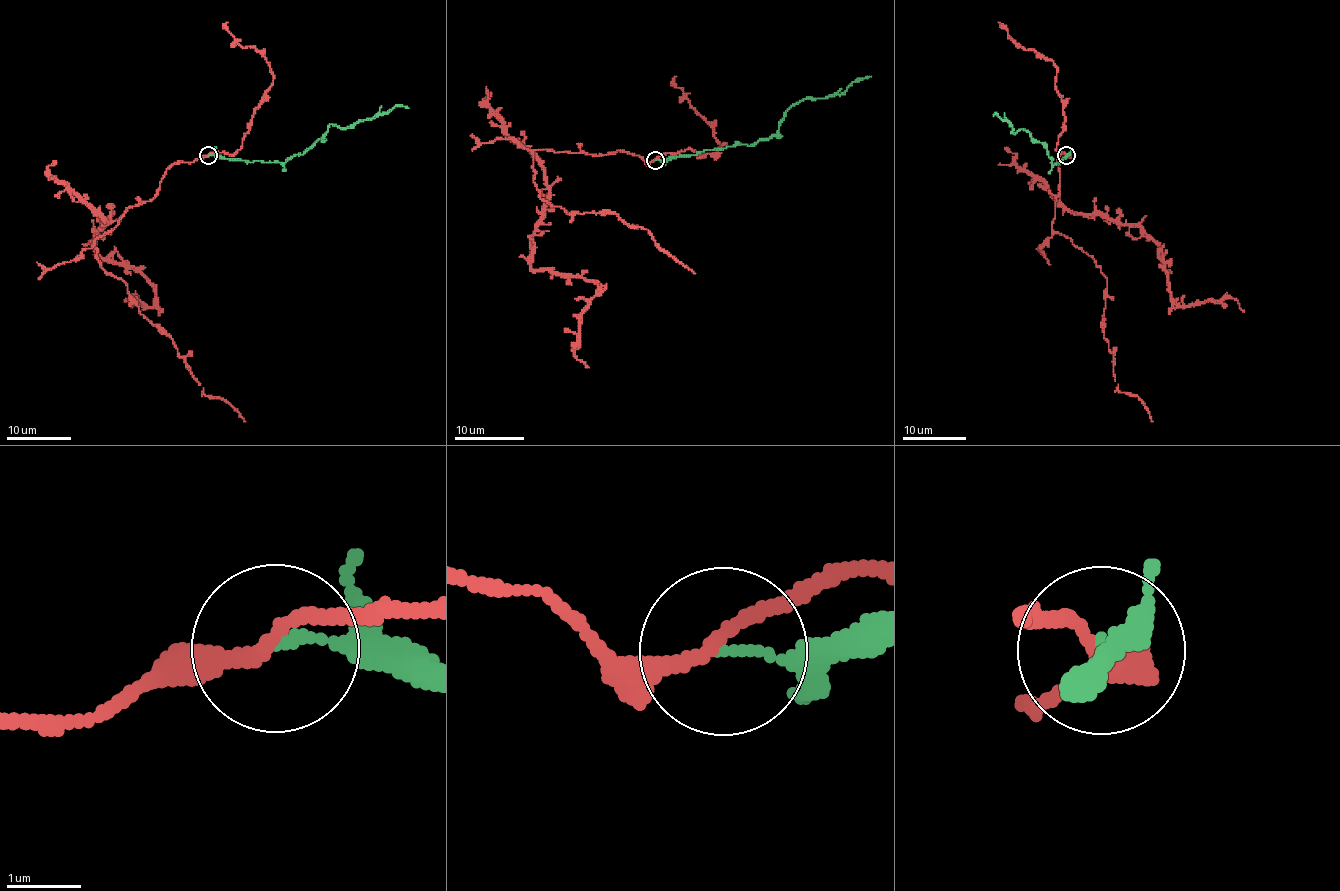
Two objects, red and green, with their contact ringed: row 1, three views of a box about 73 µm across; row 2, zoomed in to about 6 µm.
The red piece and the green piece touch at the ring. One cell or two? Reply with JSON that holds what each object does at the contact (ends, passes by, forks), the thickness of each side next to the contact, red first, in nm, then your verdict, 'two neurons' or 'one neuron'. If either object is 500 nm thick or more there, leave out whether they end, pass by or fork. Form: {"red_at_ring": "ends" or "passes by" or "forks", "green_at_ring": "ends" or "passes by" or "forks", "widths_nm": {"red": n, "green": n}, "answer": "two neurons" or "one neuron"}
{"red_at_ring": "passes by", "green_at_ring": "ends", "widths_nm": {"red": 200, "green": 110}, "answer": "two neurons"}

